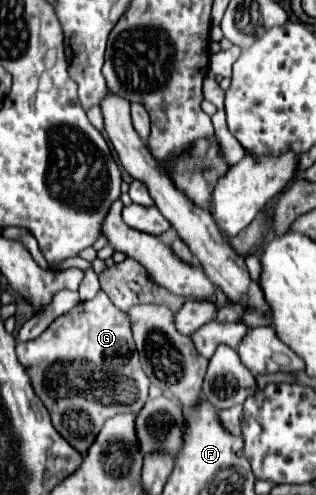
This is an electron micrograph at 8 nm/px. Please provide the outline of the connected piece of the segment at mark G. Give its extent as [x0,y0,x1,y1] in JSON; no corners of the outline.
[16,291,150,455]

